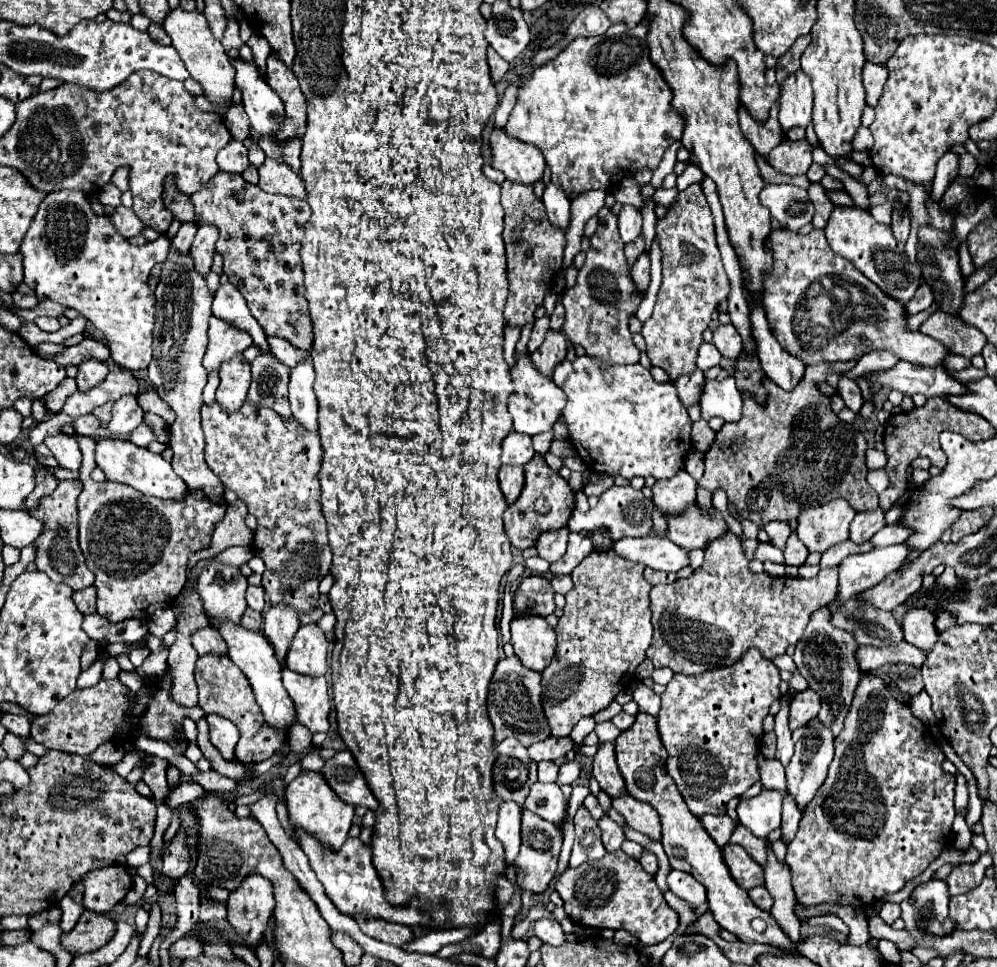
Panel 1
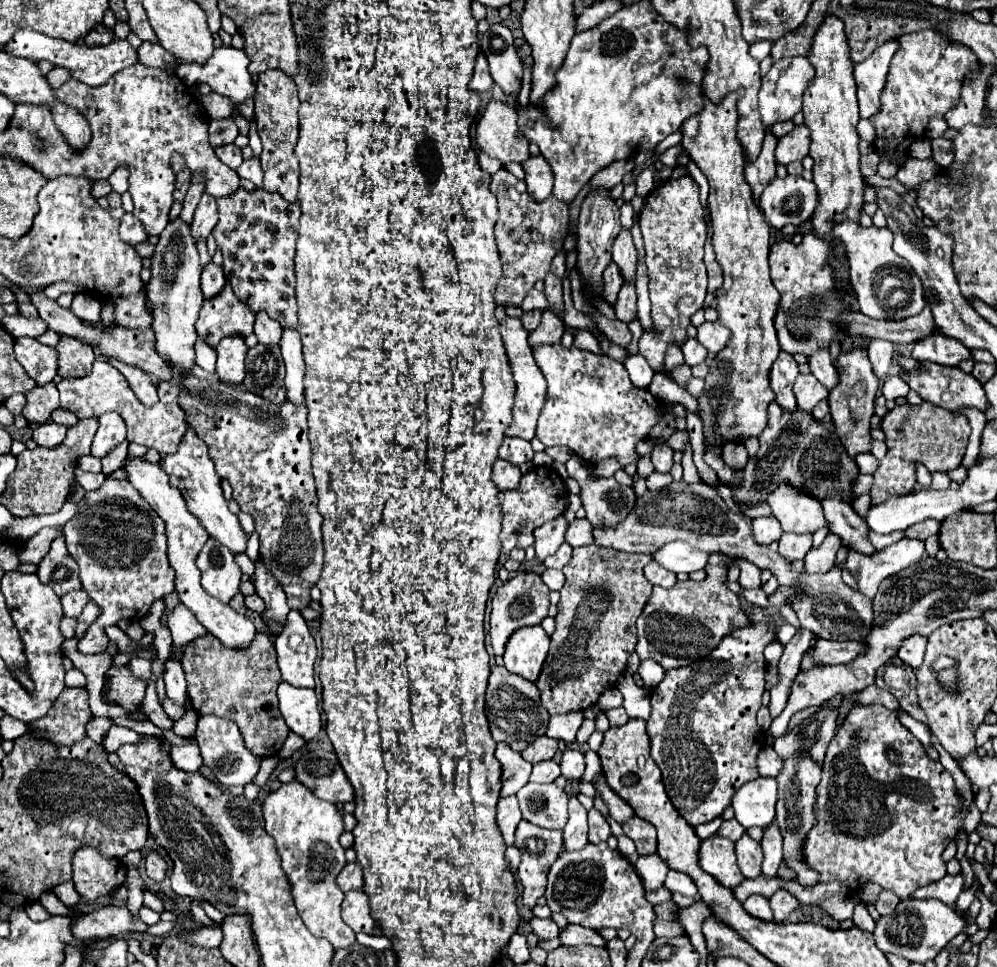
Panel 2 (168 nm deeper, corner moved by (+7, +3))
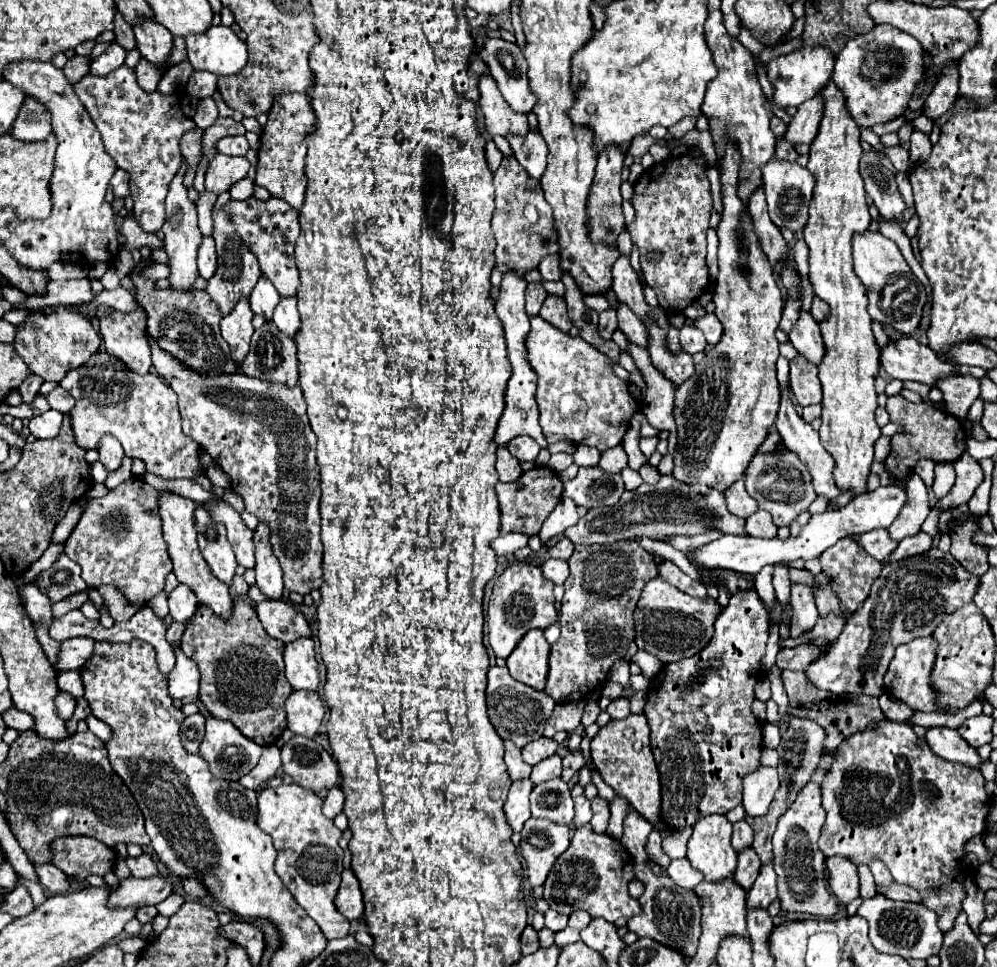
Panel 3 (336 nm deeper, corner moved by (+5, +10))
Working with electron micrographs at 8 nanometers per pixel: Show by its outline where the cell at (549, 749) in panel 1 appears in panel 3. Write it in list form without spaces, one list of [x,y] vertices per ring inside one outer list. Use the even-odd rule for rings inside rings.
[[[541,737],[537,741],[531,741],[521,749],[523,761],[529,763],[529,765],[537,765],[539,761],[551,757],[555,751],[557,751],[557,743],[553,739],[545,739],[545,737]]]

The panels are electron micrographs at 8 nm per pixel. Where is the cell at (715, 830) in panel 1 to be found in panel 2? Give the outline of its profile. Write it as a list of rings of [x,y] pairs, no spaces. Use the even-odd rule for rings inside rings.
[[[731,818],[721,824],[721,828],[717,830],[717,836],[723,836],[723,838],[729,838],[735,842],[743,832],[745,832],[745,828],[741,828],[741,824],[737,824],[735,818]]]

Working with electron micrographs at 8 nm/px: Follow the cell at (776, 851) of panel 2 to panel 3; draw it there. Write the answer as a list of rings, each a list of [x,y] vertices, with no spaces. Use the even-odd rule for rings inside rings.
[[[771,863],[761,867],[761,873],[753,885],[753,889],[747,891],[747,909],[767,909],[771,901],[777,897],[777,887],[775,887],[775,869]]]

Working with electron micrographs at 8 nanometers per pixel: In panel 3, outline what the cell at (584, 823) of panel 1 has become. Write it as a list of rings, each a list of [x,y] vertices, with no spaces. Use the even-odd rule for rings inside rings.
[[[579,783],[573,787],[571,795],[573,795],[573,801],[575,801],[575,819],[573,819],[573,825],[581,827],[581,825],[585,825],[585,823],[591,821],[589,799],[583,795],[583,787]]]

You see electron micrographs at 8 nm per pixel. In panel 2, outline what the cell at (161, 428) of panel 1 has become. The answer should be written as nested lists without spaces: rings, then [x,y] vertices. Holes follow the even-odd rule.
[[[95,360],[93,372],[85,378],[75,380],[61,380],[57,384],[57,390],[61,394],[61,408],[73,410],[77,418],[89,418],[89,416],[101,416],[103,412],[119,412],[123,420],[127,422],[127,438],[131,442],[143,444],[147,448],[155,448],[165,454],[173,454],[177,450],[177,444],[181,442],[181,436],[185,434],[185,412],[179,408],[179,404],[157,404],[153,408],[145,408],[139,404],[137,396],[127,384],[127,378],[113,368],[107,360]]]

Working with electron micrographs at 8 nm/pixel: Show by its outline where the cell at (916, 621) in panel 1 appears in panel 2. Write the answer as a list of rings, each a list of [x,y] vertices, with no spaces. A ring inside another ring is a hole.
[[[909,636],[903,640],[897,656],[909,664],[911,668],[919,668],[923,664],[923,652],[925,652],[927,638],[925,636]]]

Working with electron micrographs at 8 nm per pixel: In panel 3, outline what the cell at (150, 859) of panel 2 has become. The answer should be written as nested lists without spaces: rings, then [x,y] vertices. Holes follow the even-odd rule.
[[[143,853],[143,855],[135,857],[135,859],[127,857],[125,863],[127,863],[127,867],[129,867],[129,871],[131,871],[133,877],[155,877],[155,875],[159,875],[159,869],[153,863],[151,855]]]

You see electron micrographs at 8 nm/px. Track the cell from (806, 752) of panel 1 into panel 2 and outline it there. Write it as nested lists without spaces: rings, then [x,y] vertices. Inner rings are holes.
[[[793,754],[783,762],[781,772],[777,774],[779,784],[779,800],[777,800],[777,824],[781,828],[783,840],[785,840],[785,856],[789,856],[789,864],[797,868],[797,882],[803,886],[817,884],[817,872],[811,872],[811,868],[805,868],[801,860],[797,860],[797,852],[801,852],[801,840],[805,840],[809,828],[815,824],[813,806],[815,806],[815,788],[821,780],[821,766],[805,754]]]

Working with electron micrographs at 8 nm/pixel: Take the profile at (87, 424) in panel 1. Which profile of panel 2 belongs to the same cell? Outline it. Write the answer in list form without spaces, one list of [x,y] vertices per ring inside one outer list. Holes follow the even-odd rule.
[[[57,408],[57,410],[51,414],[51,420],[57,422],[57,424],[63,424],[63,426],[73,426],[73,424],[79,422],[79,418],[77,418],[73,412],[63,410],[63,408]]]

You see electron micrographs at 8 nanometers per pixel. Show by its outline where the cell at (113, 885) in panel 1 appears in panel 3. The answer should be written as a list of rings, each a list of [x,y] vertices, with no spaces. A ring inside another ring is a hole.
[[[59,837],[51,843],[51,863],[73,879],[105,875],[113,871],[115,851],[91,837]]]

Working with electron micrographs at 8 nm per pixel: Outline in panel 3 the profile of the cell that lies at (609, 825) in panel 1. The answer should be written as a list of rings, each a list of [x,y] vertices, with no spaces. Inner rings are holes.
[[[597,795],[597,797],[591,801],[591,809],[593,809],[591,825],[593,825],[595,833],[605,833],[607,821],[609,821],[609,803]]]

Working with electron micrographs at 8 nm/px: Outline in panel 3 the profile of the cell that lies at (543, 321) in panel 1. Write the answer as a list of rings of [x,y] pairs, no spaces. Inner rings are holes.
[[[529,283],[525,289],[525,305],[527,305],[527,315],[533,317],[539,313],[543,301],[547,297],[547,291],[543,289],[541,283]]]

